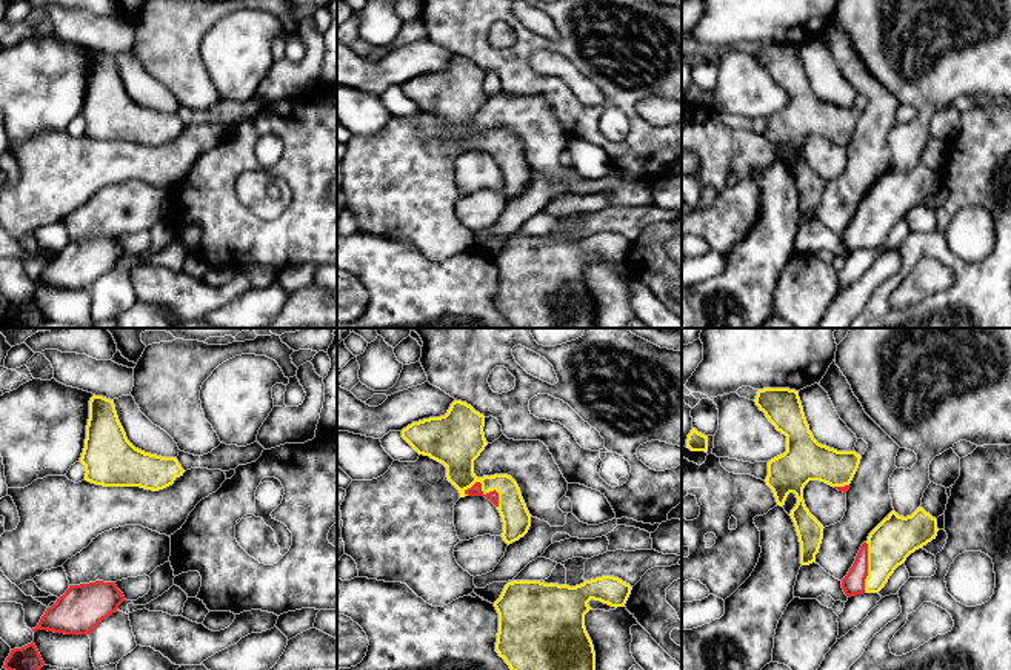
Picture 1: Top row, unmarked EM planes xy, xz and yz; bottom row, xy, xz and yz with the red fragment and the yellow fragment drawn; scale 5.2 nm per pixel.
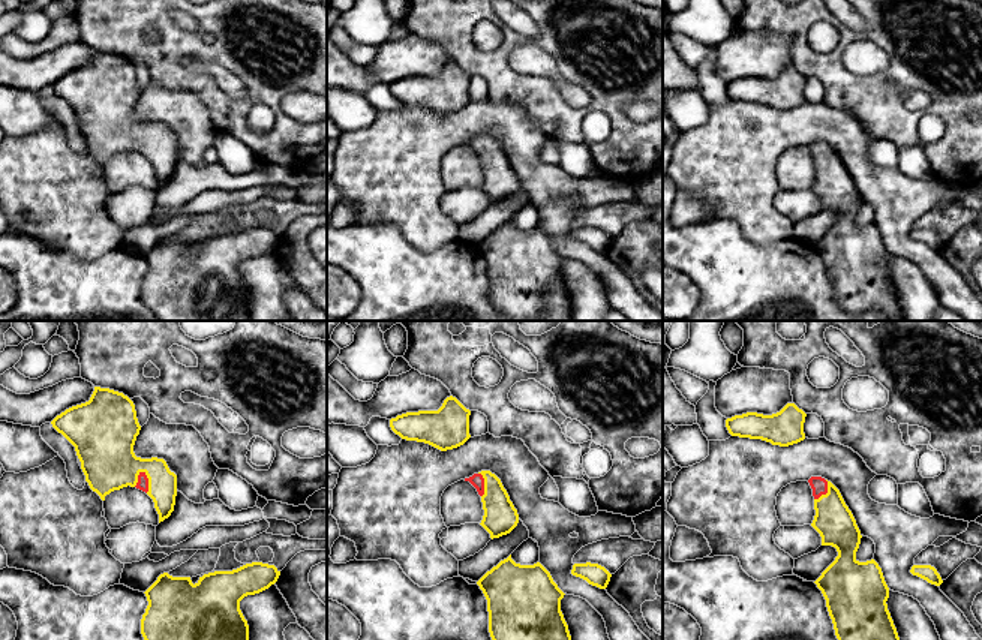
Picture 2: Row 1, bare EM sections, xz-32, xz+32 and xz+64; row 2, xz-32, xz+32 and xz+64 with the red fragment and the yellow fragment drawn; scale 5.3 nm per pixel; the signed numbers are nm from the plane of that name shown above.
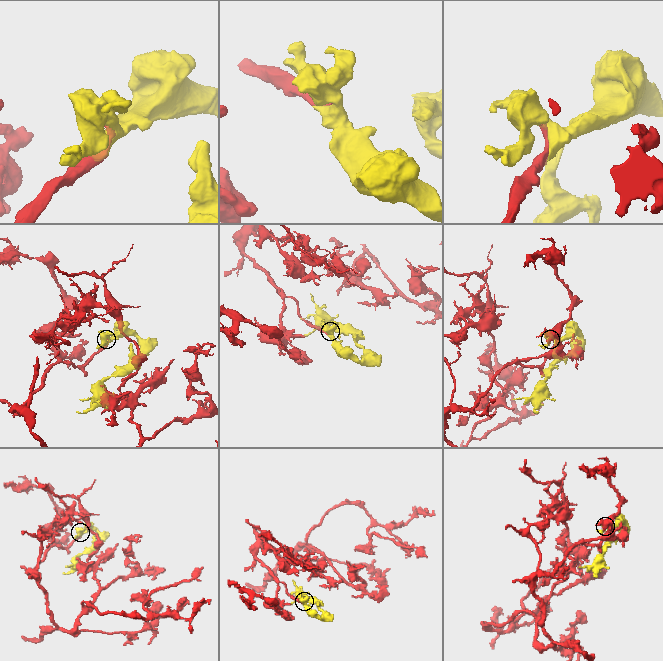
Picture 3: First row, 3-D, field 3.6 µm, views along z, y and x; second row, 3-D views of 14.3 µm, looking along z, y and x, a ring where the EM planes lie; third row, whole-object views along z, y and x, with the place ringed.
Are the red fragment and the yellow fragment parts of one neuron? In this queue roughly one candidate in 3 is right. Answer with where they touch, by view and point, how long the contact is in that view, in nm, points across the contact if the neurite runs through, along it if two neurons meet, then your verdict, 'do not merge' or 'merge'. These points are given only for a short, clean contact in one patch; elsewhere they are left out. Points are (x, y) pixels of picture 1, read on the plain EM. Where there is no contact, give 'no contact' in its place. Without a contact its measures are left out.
contact xz (487, 148); length 200 nm; merge

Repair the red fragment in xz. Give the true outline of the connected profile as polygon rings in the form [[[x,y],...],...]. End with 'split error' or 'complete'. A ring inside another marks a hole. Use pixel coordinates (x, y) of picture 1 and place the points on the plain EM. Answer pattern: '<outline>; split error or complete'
[[[454,55],[445,71],[412,77],[402,92],[423,111],[446,122],[448,136],[460,152],[485,151],[499,165],[503,196],[509,200],[531,182],[531,169],[517,137],[508,129],[477,132],[474,116],[488,100],[483,88],[485,71],[462,55]]]; split error

